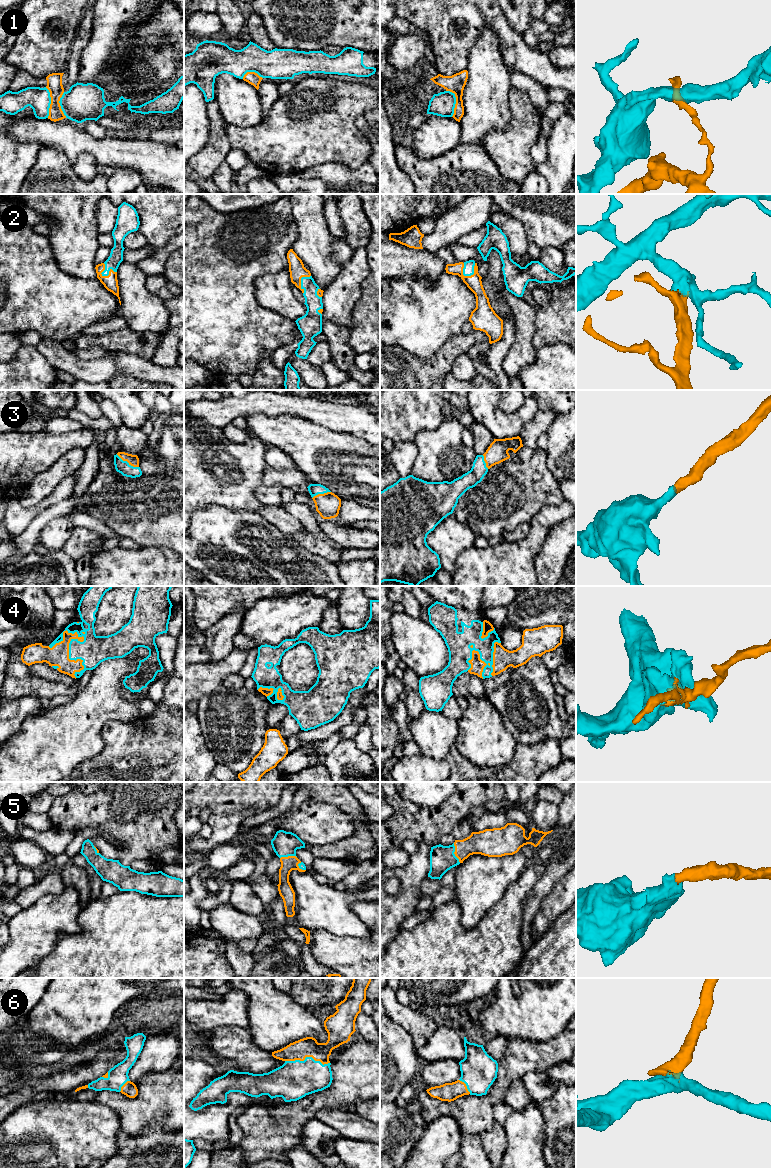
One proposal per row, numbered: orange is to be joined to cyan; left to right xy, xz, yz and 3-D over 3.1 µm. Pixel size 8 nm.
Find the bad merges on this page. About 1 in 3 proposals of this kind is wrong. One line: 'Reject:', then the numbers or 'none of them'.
Reject: 1

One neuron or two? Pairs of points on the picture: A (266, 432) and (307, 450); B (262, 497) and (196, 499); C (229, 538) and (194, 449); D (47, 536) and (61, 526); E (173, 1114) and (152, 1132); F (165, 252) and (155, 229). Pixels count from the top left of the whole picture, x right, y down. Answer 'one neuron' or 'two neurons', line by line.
A: one neuron
B: two neurons
C: two neurons
D: one neuron
E: two neurons
F: two neurons

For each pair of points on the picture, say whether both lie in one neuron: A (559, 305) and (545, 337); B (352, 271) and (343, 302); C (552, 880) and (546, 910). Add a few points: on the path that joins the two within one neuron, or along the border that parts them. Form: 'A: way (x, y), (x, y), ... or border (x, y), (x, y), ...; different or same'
A: way (559, 313), (559, 320), (550, 329); same
B: way (349, 279), (343, 294); same
C: border (565, 874), (543, 899), (541, 907), (537, 912); different

